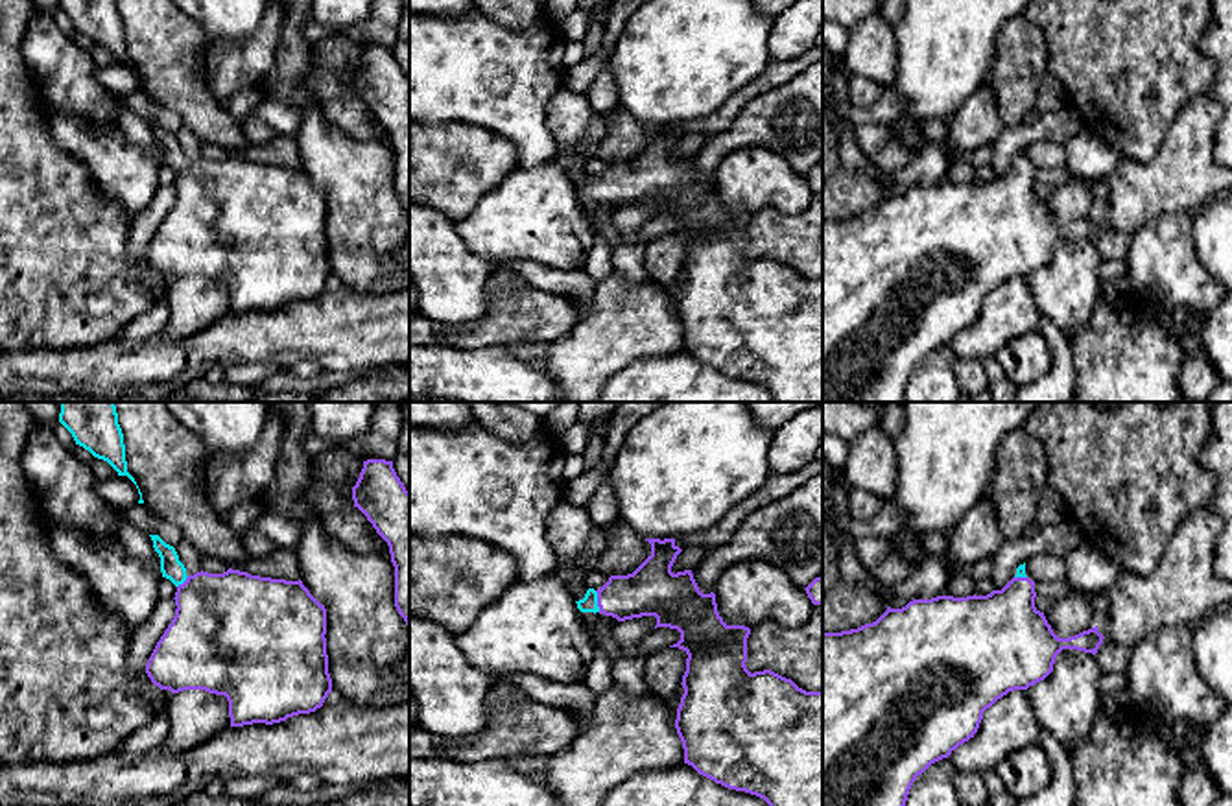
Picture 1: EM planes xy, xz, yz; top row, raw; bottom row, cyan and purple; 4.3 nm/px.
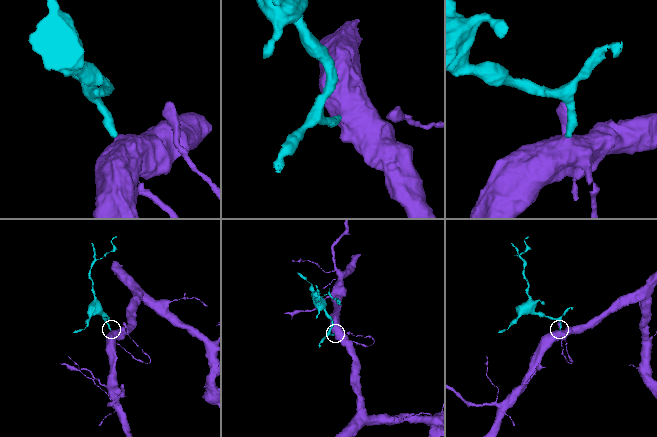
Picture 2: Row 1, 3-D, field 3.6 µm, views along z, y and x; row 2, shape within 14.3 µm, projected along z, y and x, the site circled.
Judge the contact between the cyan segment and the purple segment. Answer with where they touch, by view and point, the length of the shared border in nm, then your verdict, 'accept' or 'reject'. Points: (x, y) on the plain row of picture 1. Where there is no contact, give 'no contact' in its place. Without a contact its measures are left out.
xz (596, 189) | 100 nm | accept

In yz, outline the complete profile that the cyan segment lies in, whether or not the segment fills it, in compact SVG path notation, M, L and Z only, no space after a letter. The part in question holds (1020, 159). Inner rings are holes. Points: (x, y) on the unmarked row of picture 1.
M1025 149L1016 155L1016 162L1001 175L987 183L937 183L931 186L913 186L902 196L887 197L872 210L841 219L823 219L823 402L900 402L909 376L918 362L931 350L948 345L959 332L974 325L983 306L983 299L1013 277L1027 277L1044 267L1062 236L1077 236L1096 242L1103 231L1097 212L1070 225L1059 225L1048 210L1044 199L1035 194L1035 168L1025 162Z

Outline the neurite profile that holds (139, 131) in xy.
M120 107L116 113L116 122L118 129L122 129L135 146L162 164L160 144L155 138L153 127L148 120L135 114L129 107Z

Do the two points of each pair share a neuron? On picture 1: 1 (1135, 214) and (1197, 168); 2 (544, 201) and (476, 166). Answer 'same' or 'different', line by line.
1: same
2: different

